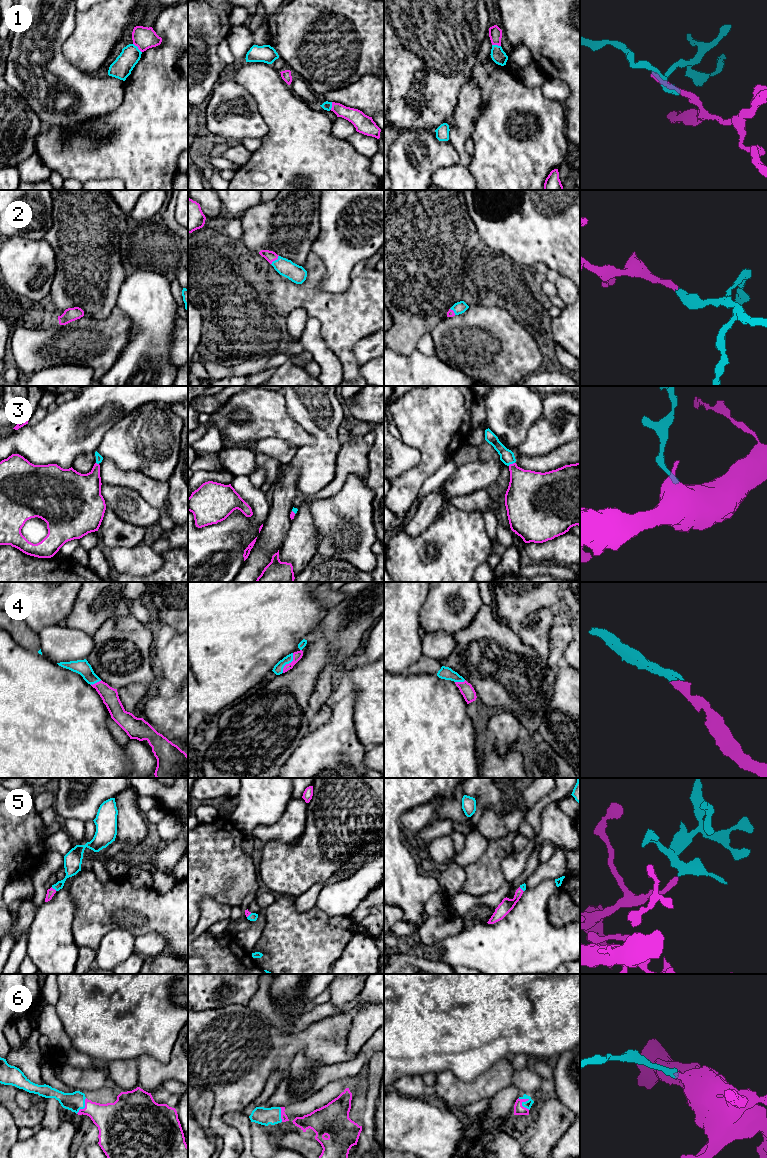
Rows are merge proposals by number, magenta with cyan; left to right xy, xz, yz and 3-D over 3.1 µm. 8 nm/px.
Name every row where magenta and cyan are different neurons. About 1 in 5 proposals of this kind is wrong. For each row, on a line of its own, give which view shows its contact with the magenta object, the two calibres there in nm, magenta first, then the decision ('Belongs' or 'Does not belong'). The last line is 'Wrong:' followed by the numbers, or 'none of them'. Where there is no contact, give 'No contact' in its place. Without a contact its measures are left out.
1: Touches magenta in xy. Thickness 180 nm (magenta) against 170 nm. Does not belong
2: Touches magenta in xz. Thickness 90 nm (magenta) against 140 nm. Belongs
3: Touches magenta in yz. Thickness 320 nm (magenta) against 110 nm. Belongs
4: Touches magenta in xz. Thickness 70 nm (magenta) against 80 nm. Belongs
5: Touches magenta in xy. Thickness 60 nm (magenta) against 140 nm. Belongs
6: Touches magenta in yz. Thickness 80 nm (magenta) against 60 nm. Belongs
Wrong: 1

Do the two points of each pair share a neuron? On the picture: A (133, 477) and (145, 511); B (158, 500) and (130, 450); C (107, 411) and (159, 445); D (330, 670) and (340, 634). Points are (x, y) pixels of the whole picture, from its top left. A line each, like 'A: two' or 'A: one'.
A: two
B: two
C: two
D: two

